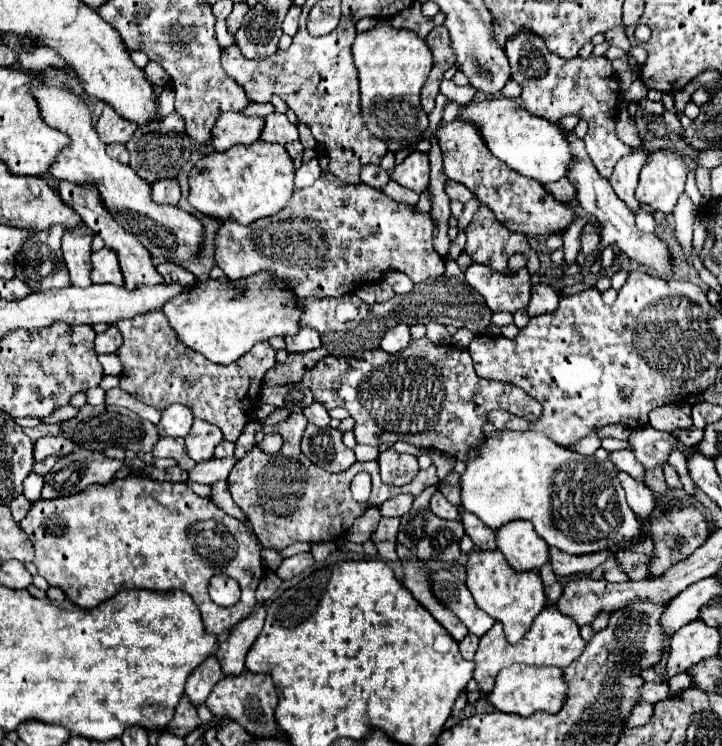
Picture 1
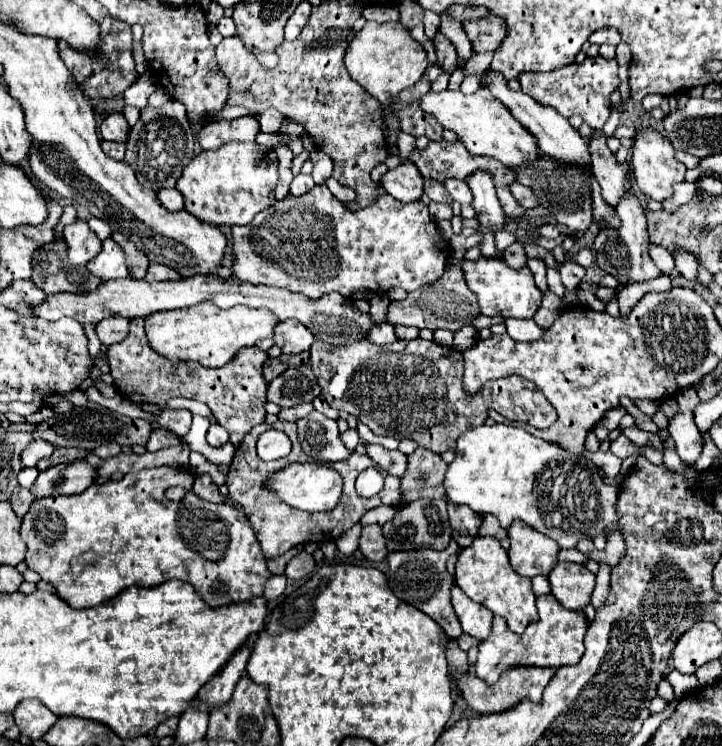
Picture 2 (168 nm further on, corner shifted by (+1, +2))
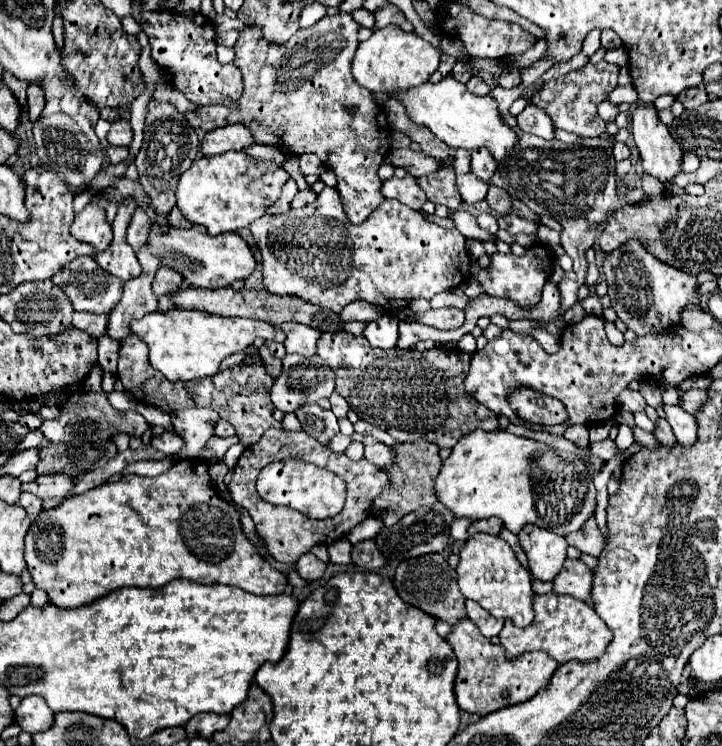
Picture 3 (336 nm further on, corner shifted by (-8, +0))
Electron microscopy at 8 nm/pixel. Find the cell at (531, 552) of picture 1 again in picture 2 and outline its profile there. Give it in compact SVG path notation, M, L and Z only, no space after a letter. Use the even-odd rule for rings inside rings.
M520 520L512 522L512 526L508 528L508 536L510 564L520 576L534 578L538 574L550 574L550 570L558 562L556 554L560 550L552 538L532 530L530 526L524 526L524 522Z

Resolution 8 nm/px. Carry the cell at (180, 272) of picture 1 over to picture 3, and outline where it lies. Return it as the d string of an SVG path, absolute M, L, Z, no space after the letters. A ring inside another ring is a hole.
M161 266L155 274L155 280L153 280L153 292L155 296L163 296L163 294L169 294L177 288L177 284L181 284L181 274L177 274L175 270L167 268L167 266Z

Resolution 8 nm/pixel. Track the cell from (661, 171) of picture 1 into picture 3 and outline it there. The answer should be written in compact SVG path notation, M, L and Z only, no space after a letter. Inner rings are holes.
M651 104L637 106L631 114L631 134L639 148L643 168L663 184L681 172L683 150L671 138L669 128L659 120Z

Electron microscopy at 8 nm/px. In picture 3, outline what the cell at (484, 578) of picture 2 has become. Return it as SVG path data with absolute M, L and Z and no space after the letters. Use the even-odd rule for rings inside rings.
M483 532L471 536L459 552L457 584L465 598L481 604L481 608L485 608L491 616L511 618L519 628L525 628L533 622L535 592L531 588L531 574L515 560L513 550L503 538L483 534Z

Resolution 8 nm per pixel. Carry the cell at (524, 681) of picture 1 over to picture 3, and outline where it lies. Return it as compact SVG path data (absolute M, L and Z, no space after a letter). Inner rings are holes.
M459 618L459 622L453 626L445 640L459 660L455 684L457 704L469 714L487 716L495 710L521 704L533 698L541 688L549 684L549 678L559 666L553 658L545 656L545 652L527 652L511 660L505 658L503 648L499 644L491 644L485 636L481 636L481 632L473 626L469 618Z

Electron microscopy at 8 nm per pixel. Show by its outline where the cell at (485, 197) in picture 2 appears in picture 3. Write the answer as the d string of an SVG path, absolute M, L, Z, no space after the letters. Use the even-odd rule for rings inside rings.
M477 148L471 150L471 168L477 178L489 182L489 176L493 176L493 172L497 170L497 162L487 148Z

